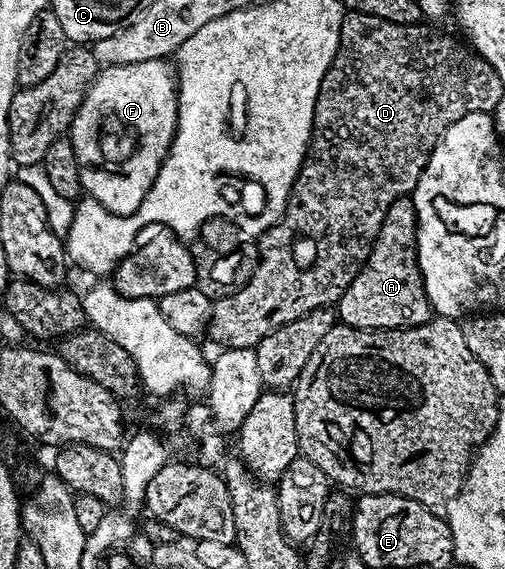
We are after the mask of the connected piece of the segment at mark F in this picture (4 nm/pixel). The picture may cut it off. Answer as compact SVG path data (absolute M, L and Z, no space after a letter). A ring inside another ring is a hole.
M170 60L106 66L89 87L69 130L83 193L119 216L137 212L171 149L178 118L177 73Z

